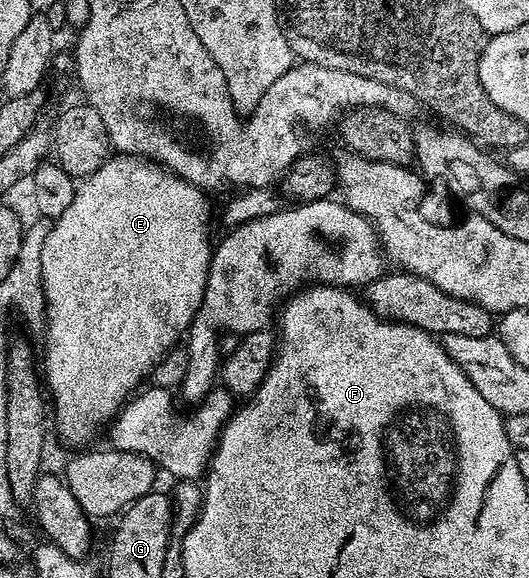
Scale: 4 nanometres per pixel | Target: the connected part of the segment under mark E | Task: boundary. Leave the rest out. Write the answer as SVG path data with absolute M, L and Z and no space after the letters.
M118 154L107 157L106 161L102 162L94 172L81 179L72 196L72 204L68 204L68 209L59 218L53 219L48 236L44 240L44 248L40 251L40 272L46 297L44 380L48 385L49 397L52 399L53 425L54 422L58 425L58 434L64 441L78 446L74 448L89 447L93 443L90 441L97 436L98 429L101 426L102 429L109 427L131 395L153 375L155 364L174 346L179 345L180 339L190 329L194 313L202 306L212 253L212 241L210 242L209 234L210 202L206 198L209 198L207 191L193 186L191 182L185 182L182 178L177 178L165 166L159 166L144 158L136 158L132 154Z

